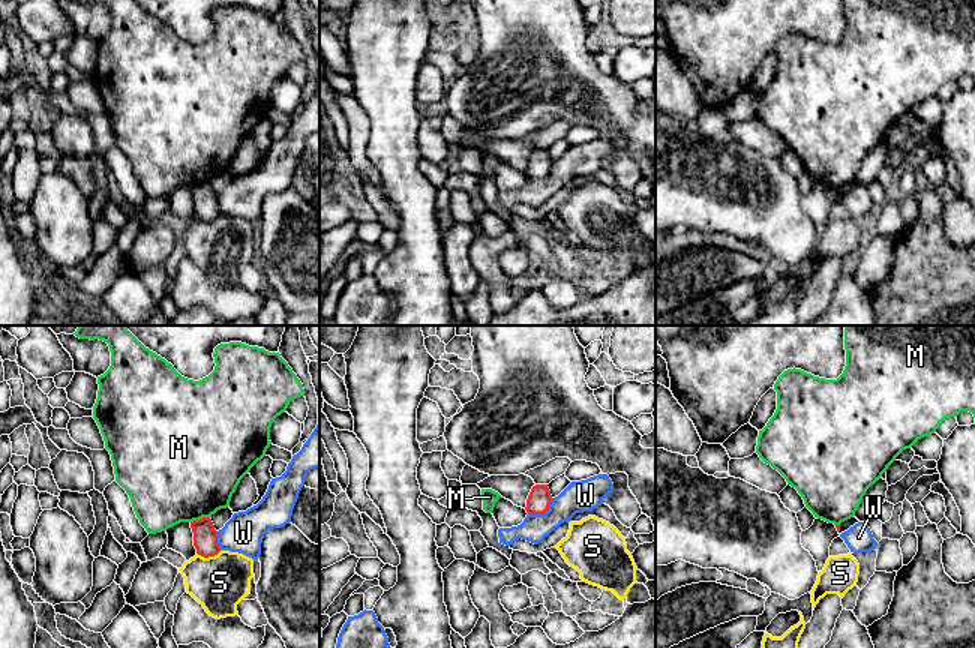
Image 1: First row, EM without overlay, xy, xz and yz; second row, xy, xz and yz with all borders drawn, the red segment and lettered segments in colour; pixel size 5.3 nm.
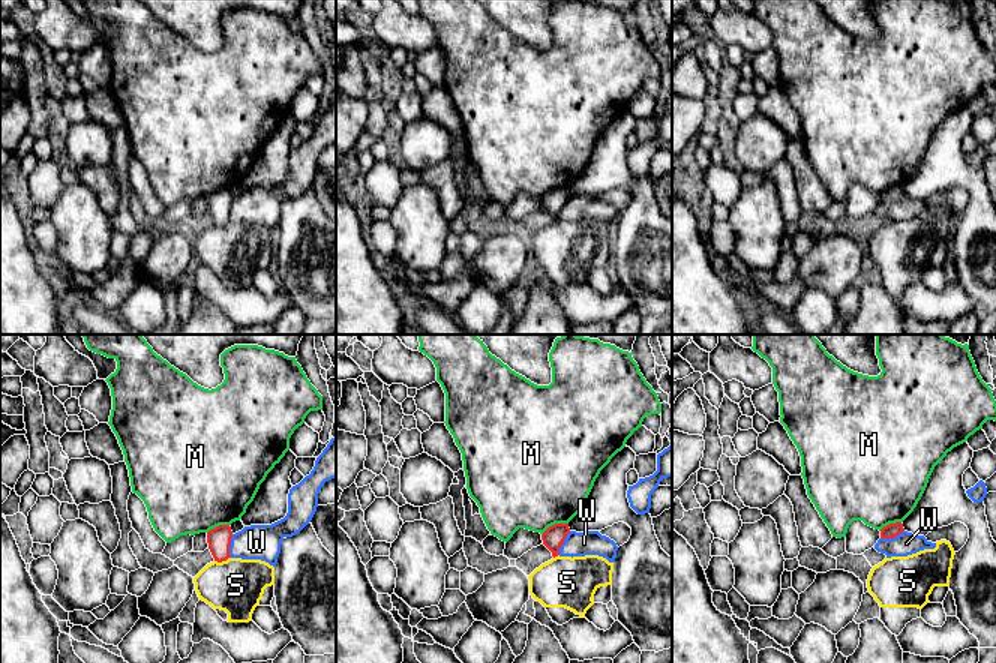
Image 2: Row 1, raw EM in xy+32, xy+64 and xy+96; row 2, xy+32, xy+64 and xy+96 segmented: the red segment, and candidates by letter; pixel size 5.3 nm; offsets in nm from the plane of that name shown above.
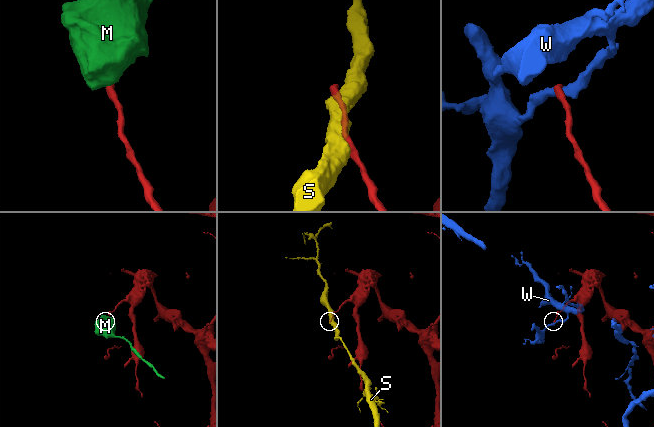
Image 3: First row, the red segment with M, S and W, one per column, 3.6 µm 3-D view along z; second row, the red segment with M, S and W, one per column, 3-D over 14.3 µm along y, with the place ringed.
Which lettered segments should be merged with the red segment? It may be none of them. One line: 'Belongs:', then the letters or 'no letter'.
Belongs: no letter

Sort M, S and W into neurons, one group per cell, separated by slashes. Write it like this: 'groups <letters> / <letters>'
groups M / S / W

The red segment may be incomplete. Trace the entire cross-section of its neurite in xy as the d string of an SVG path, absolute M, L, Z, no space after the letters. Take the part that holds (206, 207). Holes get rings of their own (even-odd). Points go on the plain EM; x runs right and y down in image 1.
M210 182L190 186L190 192L194 196L194 210L198 219L208 222L222 214L218 207L218 195Z

